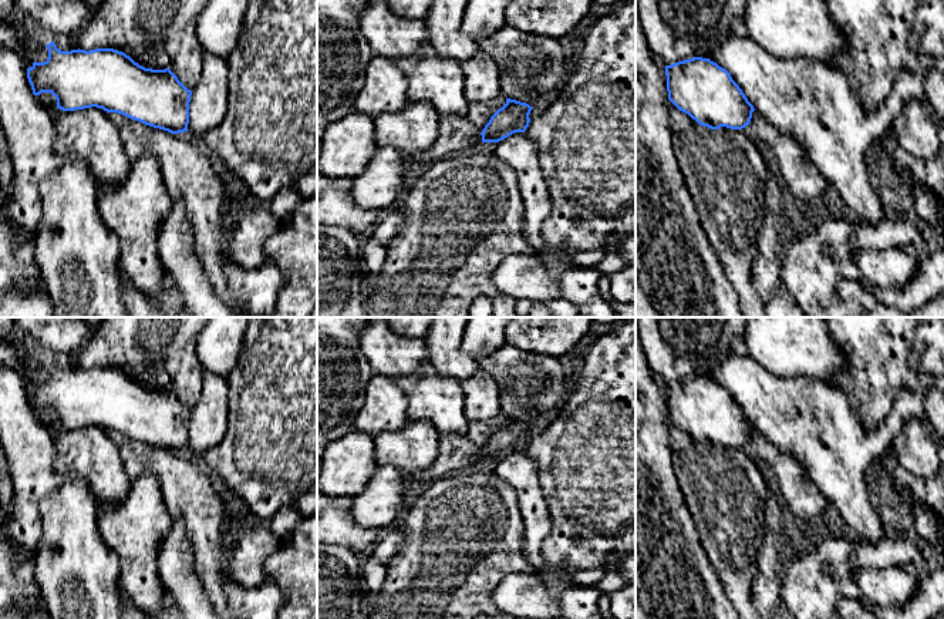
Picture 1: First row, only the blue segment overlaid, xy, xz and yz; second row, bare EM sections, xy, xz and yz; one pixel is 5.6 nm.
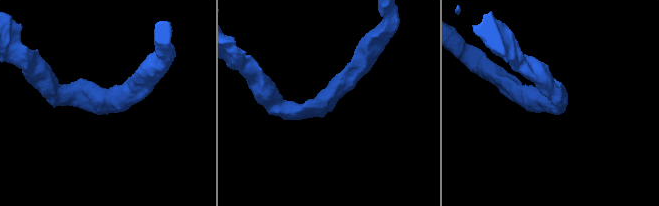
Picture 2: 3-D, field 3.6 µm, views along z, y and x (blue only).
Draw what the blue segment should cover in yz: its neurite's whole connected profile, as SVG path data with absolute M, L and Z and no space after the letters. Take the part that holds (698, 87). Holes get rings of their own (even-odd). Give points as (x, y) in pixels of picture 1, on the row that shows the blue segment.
M694 57L665 65L668 100L711 129L749 125L753 105L731 74L709 58Z

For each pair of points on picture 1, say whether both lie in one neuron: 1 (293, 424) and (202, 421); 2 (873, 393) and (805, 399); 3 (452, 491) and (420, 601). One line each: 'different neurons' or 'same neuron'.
1: different neurons
2: different neurons
3: same neuron

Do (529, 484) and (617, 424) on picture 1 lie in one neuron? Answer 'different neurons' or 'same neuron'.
different neurons

